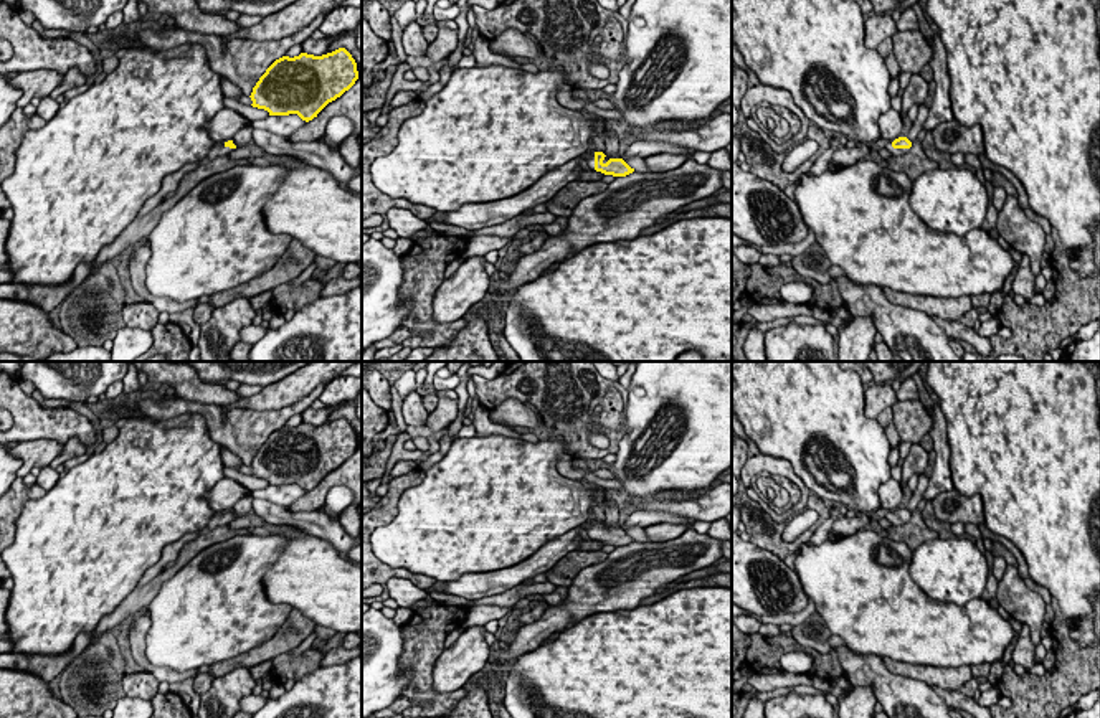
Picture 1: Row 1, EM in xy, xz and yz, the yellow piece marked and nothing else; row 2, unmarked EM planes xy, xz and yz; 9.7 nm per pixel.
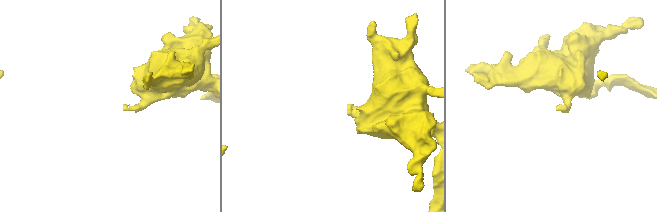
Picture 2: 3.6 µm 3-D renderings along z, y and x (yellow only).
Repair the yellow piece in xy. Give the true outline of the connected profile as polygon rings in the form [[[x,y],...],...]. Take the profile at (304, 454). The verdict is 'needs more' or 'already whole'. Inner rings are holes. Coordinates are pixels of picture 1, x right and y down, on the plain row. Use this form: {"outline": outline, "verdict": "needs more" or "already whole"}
{"outline": [[[345,418],[322,426],[282,426],[253,457],[251,475],[268,480],[269,485],[297,484],[309,492],[357,449],[357,432]]], "verdict": "already whole"}

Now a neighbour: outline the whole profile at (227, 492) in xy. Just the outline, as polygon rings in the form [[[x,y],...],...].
[[[221,479],[206,494],[206,500],[215,513],[223,513],[233,510],[233,505],[244,495],[253,495],[253,492],[236,480]]]

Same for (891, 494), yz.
[[[889,479],[879,487],[880,508],[894,512],[900,507],[903,490],[895,479]]]

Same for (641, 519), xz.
[[[636,510],[629,517],[623,518],[623,528],[629,528],[629,527],[647,528],[657,523],[677,523],[677,525],[687,525],[690,528],[695,522],[697,520],[684,518],[684,517],[666,513],[666,512]]]

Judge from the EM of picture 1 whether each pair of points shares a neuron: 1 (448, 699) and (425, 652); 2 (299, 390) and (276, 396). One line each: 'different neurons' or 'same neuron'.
1: same neuron
2: same neuron

